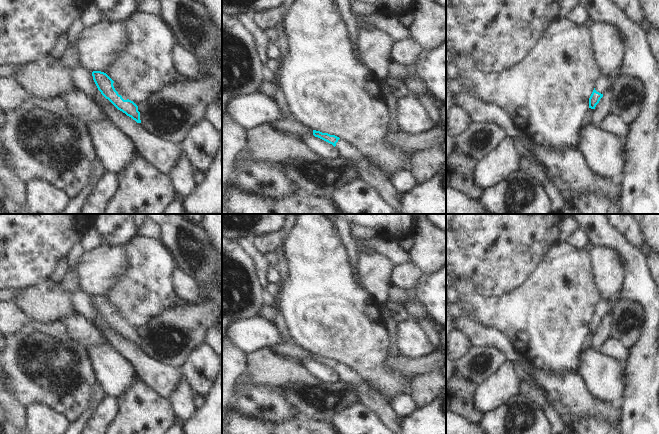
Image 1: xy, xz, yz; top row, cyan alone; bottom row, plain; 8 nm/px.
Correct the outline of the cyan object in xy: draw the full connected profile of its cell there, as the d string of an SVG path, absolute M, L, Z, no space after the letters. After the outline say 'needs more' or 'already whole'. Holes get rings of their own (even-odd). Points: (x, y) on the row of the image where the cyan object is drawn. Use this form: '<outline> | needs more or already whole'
M93 71L93 80L101 92L118 110L131 117L137 123L141 123L138 106L119 90L117 84L104 72Z | needs more

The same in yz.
M600 75L595 83L595 88L589 98L589 108L595 109L600 99L603 97L603 93L609 89L613 89L616 79L620 75Z | needs more

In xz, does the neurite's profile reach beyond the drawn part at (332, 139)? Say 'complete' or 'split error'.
split error

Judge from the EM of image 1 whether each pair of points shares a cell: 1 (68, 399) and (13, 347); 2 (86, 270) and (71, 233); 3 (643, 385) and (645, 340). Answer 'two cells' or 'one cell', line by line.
1: one cell
2: two cells
3: one cell

